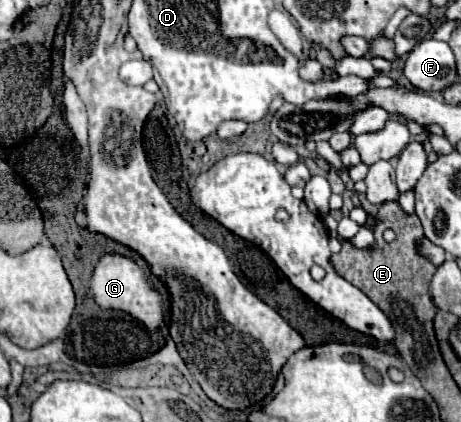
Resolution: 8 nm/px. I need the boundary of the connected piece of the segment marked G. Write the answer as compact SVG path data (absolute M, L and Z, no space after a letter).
M108 253L104 255L90 279L90 289L94 293L94 301L102 307L102 309L114 309L114 311L126 311L130 317L134 317L136 321L140 321L146 329L156 331L164 325L164 303L162 303L162 295L158 289L154 289L146 277L144 271L130 259L130 257L122 257L116 253Z

